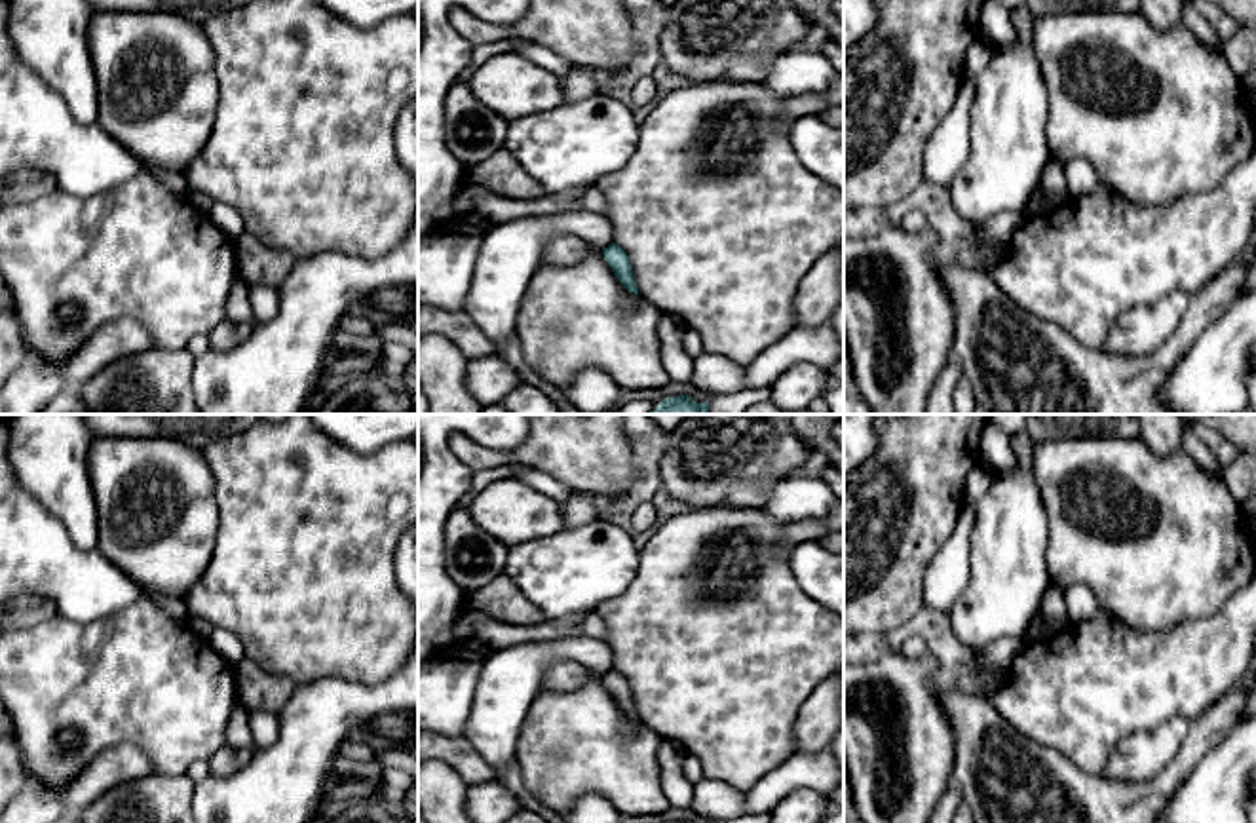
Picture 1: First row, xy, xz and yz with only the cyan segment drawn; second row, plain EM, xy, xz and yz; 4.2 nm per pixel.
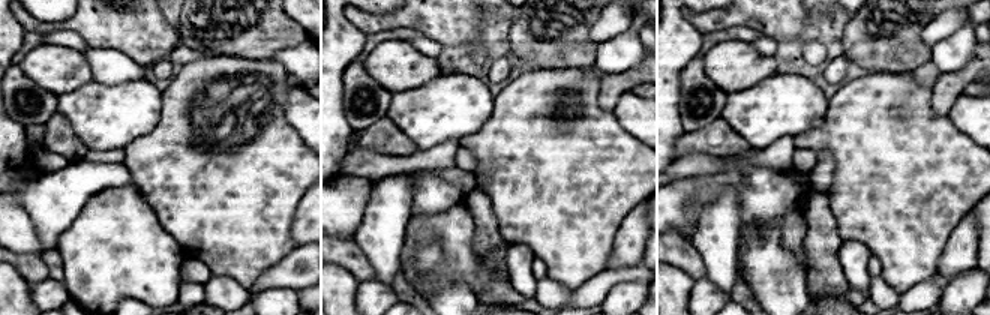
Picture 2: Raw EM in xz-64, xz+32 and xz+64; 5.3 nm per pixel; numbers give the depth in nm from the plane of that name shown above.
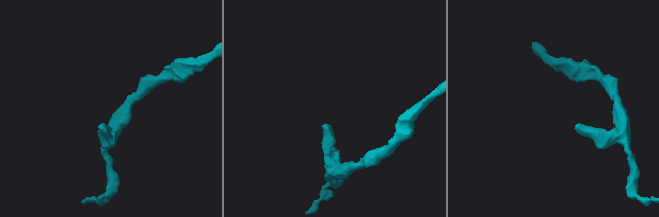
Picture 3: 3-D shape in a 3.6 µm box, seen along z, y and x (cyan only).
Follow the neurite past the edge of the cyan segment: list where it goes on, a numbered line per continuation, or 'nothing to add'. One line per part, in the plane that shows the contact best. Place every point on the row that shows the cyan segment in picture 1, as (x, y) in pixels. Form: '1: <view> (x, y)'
nothing to add

